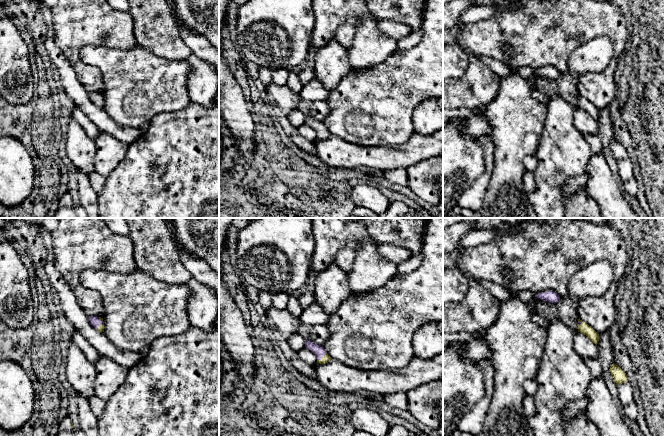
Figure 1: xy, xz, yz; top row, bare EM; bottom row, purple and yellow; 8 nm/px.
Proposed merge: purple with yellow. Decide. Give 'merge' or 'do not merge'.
merge

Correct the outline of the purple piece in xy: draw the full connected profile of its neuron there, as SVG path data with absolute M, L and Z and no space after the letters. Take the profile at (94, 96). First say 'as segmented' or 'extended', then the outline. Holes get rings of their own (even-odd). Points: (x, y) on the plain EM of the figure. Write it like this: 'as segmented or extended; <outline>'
extended; M90 92L89 93L90 100L100 108L104 108L104 98L103 94L97 92Z

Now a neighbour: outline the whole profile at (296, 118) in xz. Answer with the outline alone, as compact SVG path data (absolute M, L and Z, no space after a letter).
M297 108L293 110L288 116L290 124L294 127L305 124L305 115Z

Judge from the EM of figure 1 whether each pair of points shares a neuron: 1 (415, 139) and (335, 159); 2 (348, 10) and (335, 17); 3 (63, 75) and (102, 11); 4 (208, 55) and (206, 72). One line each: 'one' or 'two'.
1: one
2: one
3: two
4: two

